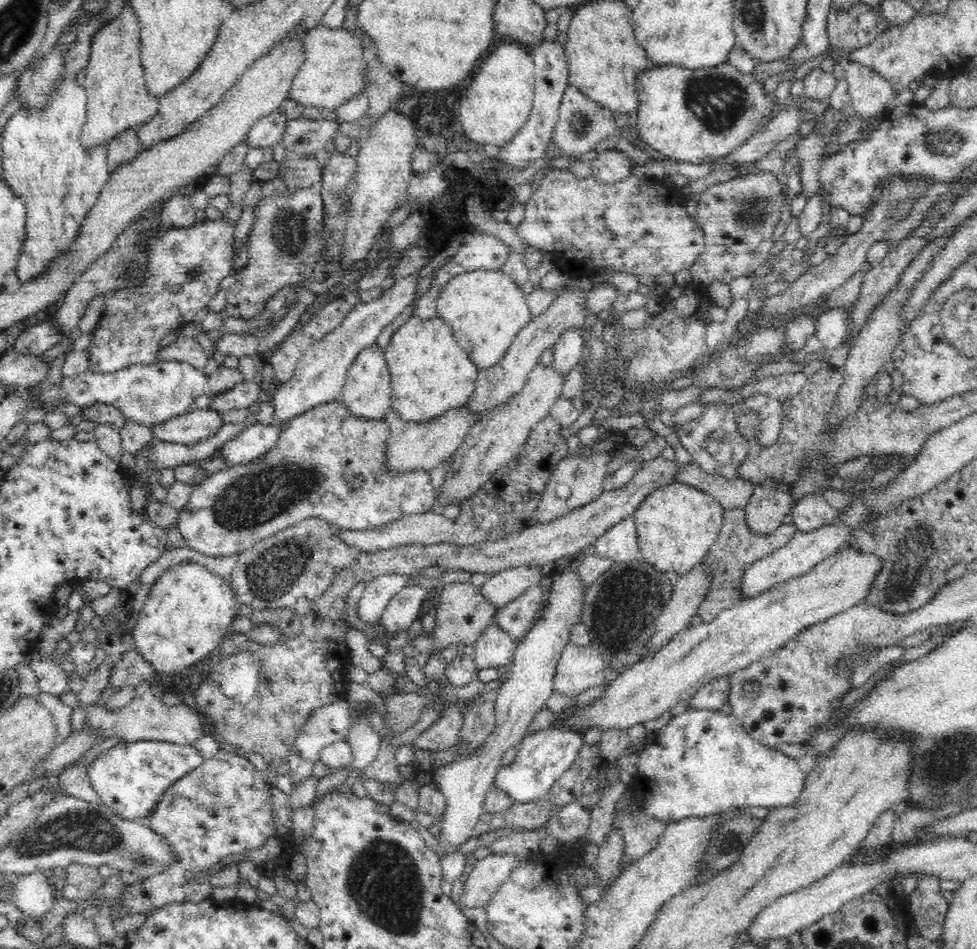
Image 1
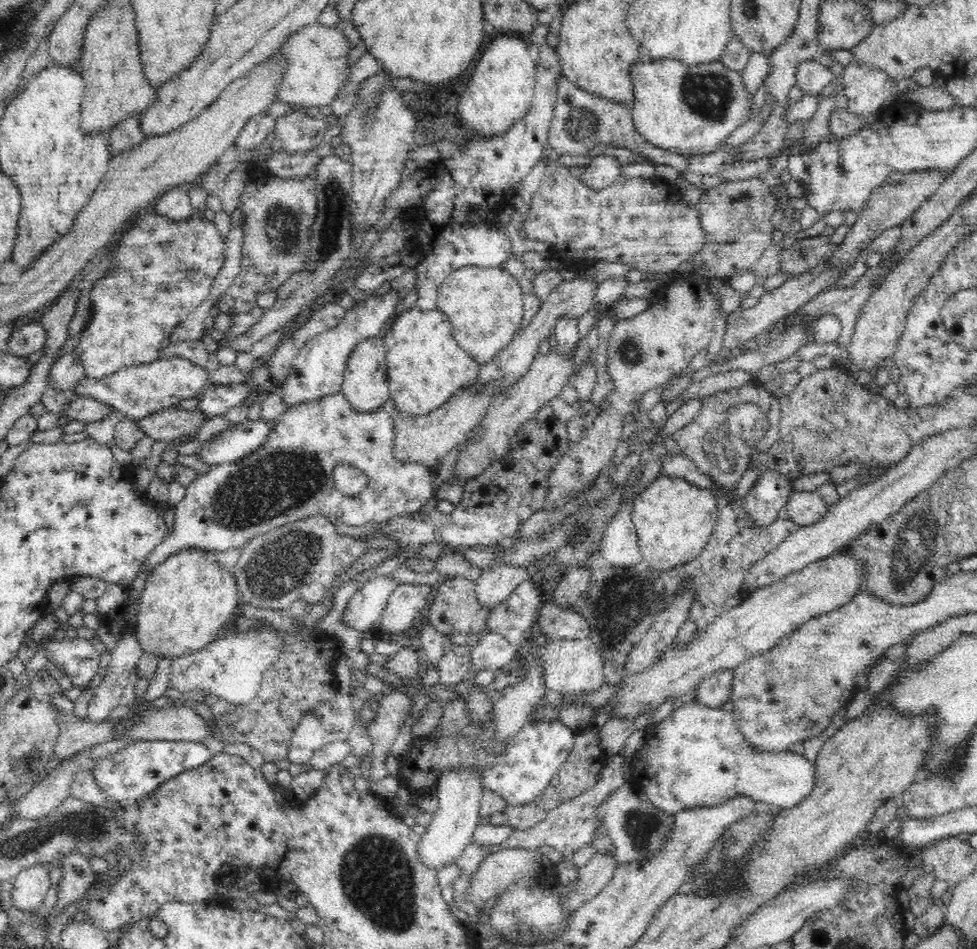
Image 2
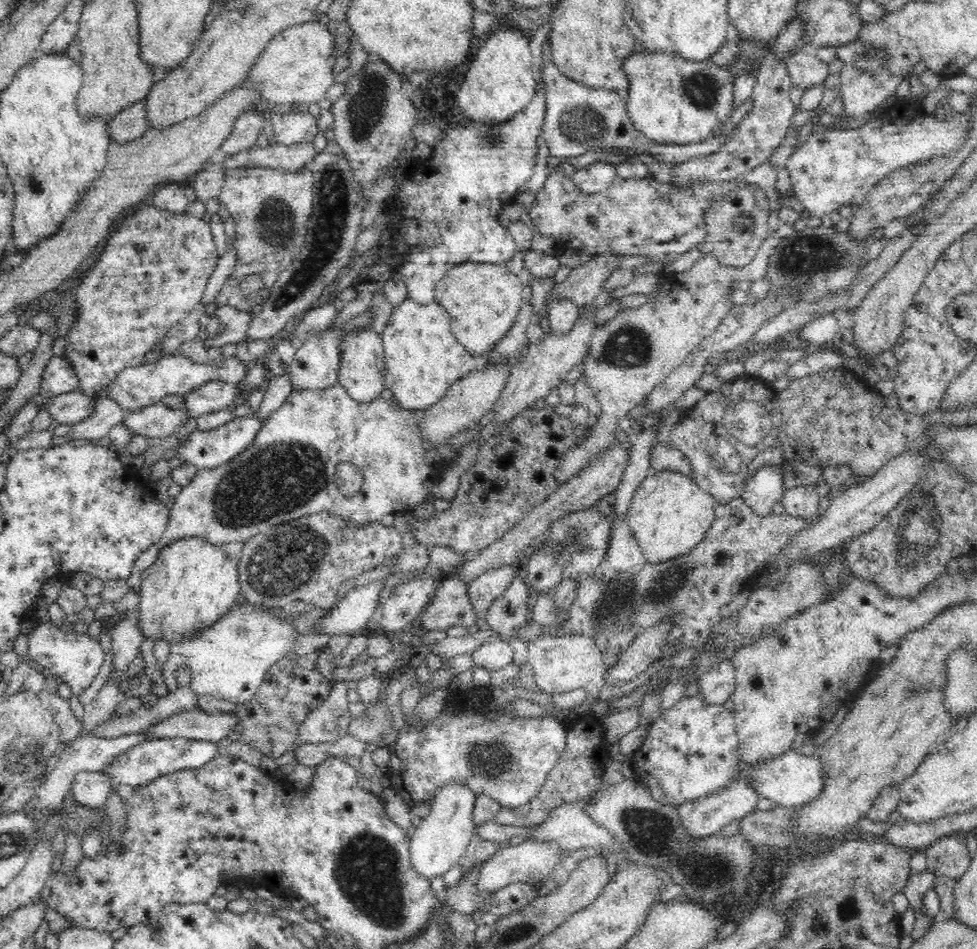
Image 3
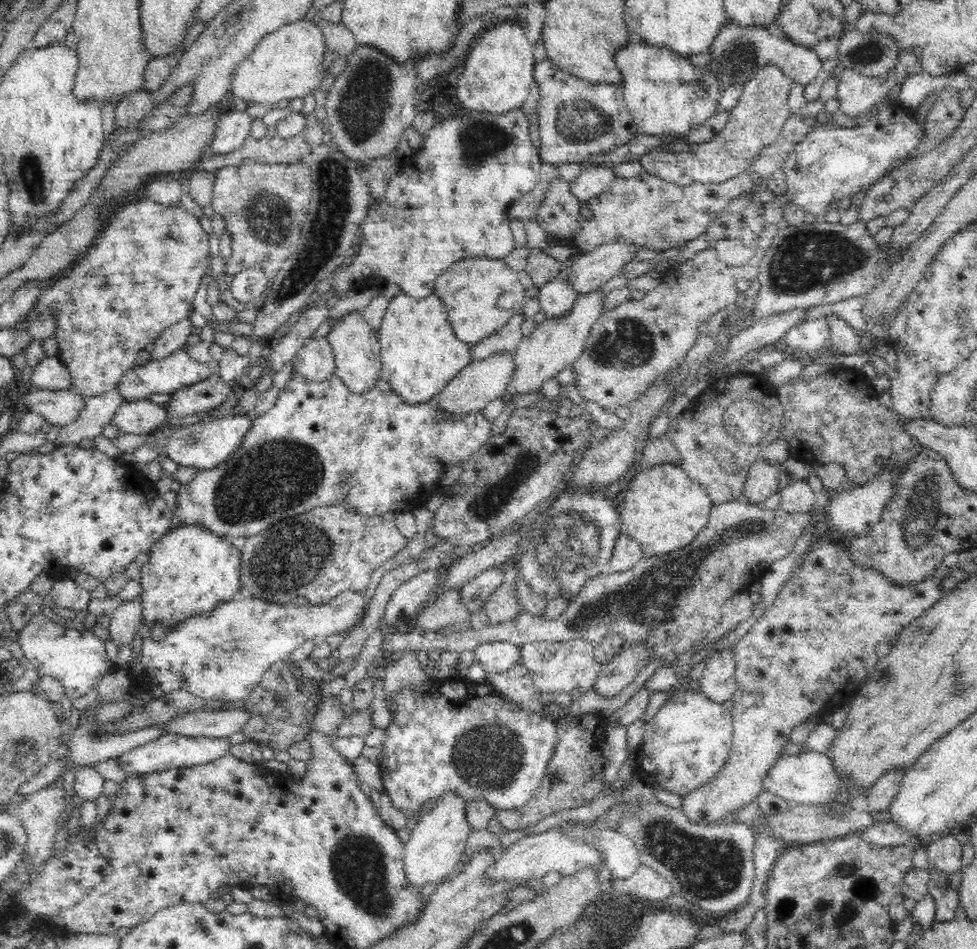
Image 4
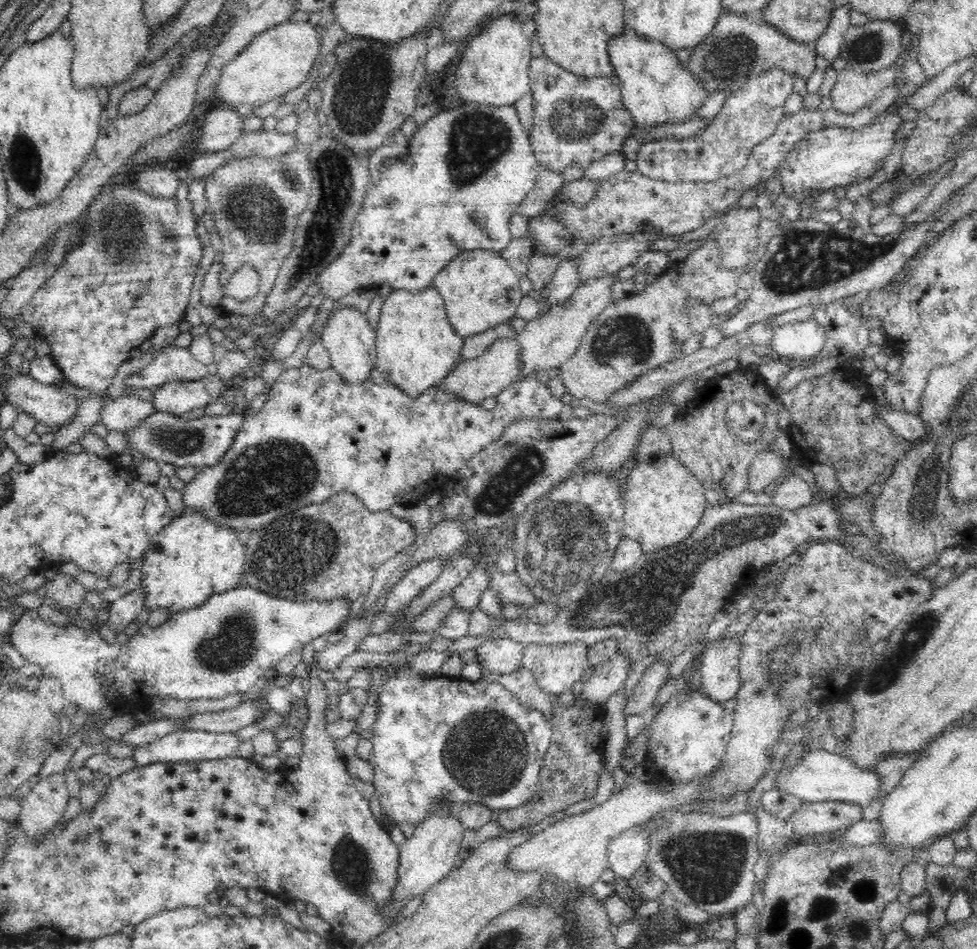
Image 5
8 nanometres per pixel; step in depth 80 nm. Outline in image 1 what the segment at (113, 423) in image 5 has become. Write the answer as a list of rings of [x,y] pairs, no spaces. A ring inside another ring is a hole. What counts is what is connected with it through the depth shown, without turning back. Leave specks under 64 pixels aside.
[[[192,409],[169,421],[151,426],[157,442],[177,442],[188,446],[205,441],[224,424],[222,414],[210,409]]]

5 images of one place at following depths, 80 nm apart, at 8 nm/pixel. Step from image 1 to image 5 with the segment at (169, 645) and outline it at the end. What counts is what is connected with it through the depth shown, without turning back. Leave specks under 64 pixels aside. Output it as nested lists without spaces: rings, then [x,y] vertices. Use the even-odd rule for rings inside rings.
[[[185,508],[180,516],[174,515],[172,522],[152,538],[148,551],[142,557],[141,580],[145,591],[145,606],[151,611],[166,608],[170,615],[204,606],[212,594],[228,592],[244,583],[246,548],[240,544],[237,534],[232,528],[223,528],[209,520],[202,512]]]

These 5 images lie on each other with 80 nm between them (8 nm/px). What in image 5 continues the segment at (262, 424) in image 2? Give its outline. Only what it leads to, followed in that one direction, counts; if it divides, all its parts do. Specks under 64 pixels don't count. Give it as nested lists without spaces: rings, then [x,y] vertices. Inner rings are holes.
[[[154,411],[134,428],[126,429],[125,434],[129,450],[140,450],[150,460],[162,460],[177,467],[214,466],[219,458],[231,447],[236,433],[242,427],[244,417],[239,412],[218,416],[203,415],[196,419],[187,419],[164,411]]]

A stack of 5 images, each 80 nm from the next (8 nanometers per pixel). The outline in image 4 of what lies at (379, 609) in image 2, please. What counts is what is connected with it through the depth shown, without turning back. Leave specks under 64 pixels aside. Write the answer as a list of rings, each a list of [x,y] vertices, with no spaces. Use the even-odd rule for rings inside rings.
[[[242,591],[236,598],[218,604],[211,611],[182,619],[176,626],[167,630],[166,636],[161,641],[144,639],[140,650],[140,662],[136,658],[134,662],[133,660],[128,662],[130,666],[126,666],[132,682],[132,690],[142,693],[151,685],[157,684],[165,694],[183,688],[208,700],[246,701],[252,692],[255,692],[264,674],[276,662],[288,659],[291,653],[302,646],[306,640],[310,638],[319,640],[328,635],[348,632],[351,626],[361,620],[368,606],[364,593],[347,591],[326,604],[314,606],[303,601],[293,604],[275,604]]]

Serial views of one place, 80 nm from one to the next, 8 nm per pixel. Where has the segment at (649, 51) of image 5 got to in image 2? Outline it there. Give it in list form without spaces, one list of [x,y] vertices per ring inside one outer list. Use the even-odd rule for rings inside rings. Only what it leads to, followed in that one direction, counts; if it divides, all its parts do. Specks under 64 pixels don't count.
[[[644,57],[632,64],[630,72],[634,84],[634,104],[632,117],[634,126],[648,142],[656,148],[678,151],[682,155],[694,156],[702,153],[714,153],[721,148],[725,138],[733,131],[748,122],[748,113],[752,106],[754,93],[746,91],[746,85],[738,72],[733,72],[720,61],[712,64],[696,64],[687,66],[680,60],[651,60]]]

